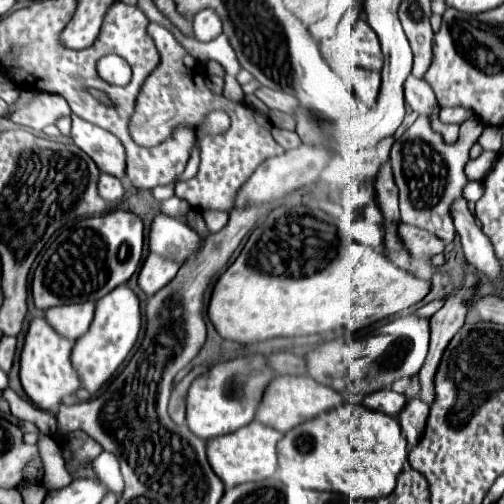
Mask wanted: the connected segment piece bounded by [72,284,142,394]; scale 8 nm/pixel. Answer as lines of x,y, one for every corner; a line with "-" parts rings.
126,284
114,288
108,296
96,302
96,316
92,328
74,344
72,350
72,364
76,364
76,370
80,372
80,378
84,380
84,388
88,392
96,394
114,376
114,372
132,352
140,336
140,328
142,328
140,300
134,294
134,290
130,290

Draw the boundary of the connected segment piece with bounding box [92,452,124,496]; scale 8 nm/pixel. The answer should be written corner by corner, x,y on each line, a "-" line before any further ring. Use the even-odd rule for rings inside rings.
102,452
96,460
92,460
92,468
96,470
94,474
104,480
108,484
108,488
120,496
124,492
124,482
122,482
122,474
120,474
120,468
116,464
116,458
110,456
108,452

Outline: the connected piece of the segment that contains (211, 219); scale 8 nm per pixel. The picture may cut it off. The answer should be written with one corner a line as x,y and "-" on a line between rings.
202,212
202,216
206,218
206,226
210,232
222,230
228,222
228,212

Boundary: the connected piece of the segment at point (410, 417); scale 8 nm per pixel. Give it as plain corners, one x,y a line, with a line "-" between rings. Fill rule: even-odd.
412,398
412,400
408,400
406,408
400,412
400,426
406,434
410,448
414,448
420,442
420,438
424,436
428,410
430,410
428,406
420,404
420,398

